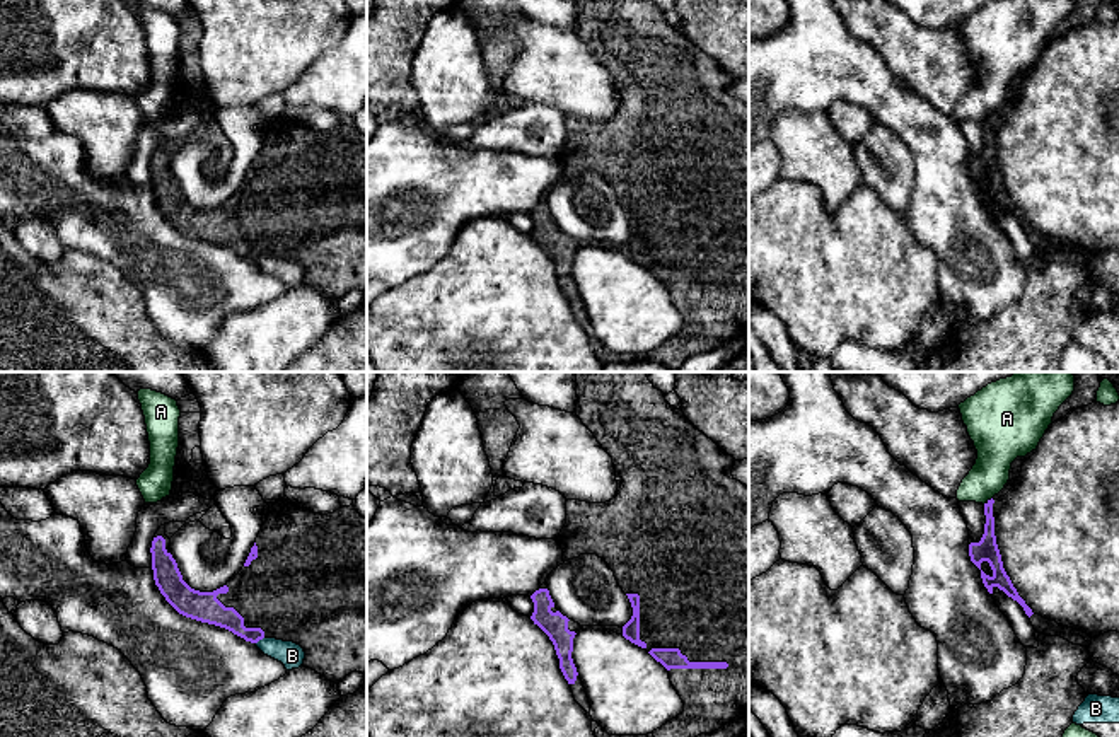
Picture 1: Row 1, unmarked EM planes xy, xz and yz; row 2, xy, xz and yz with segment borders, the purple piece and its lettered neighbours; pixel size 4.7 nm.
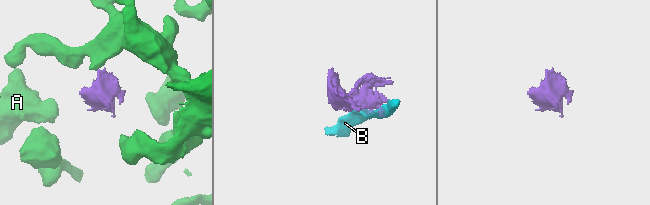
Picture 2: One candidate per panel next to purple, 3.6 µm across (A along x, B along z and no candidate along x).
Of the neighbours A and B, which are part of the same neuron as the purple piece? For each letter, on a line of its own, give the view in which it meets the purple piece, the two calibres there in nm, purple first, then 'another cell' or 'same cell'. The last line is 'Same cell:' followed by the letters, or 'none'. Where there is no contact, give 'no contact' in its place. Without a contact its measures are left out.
A: yz | 110/190 nm | another cell
B: xy | 110/120 nm | another cell
Same cell: none

